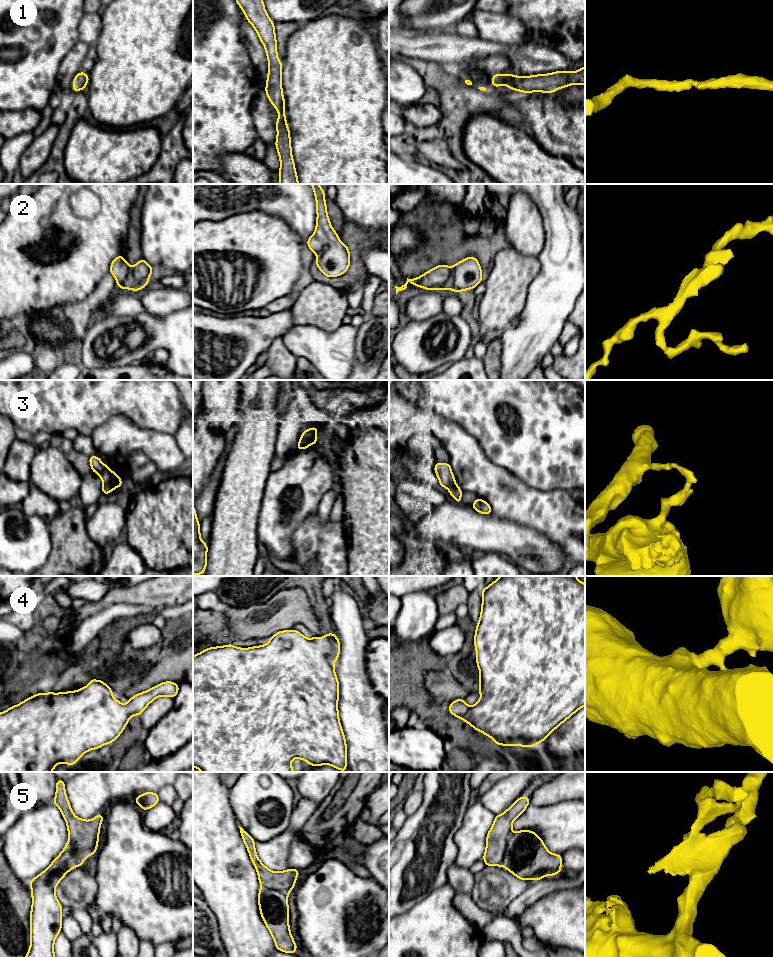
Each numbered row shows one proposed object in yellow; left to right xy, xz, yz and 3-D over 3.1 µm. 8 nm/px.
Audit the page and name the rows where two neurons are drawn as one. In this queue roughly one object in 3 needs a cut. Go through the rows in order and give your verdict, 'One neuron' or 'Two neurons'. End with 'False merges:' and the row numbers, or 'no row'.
1: One neuron
2: One neuron
3: Two neurons
4: One neuron
5: One neuron
False merges: 3

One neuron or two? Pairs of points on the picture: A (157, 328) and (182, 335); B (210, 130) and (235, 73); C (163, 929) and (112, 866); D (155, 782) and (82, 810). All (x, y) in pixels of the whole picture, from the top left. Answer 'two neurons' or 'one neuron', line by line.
A: one neuron
B: one neuron
C: one neuron
D: one neuron

